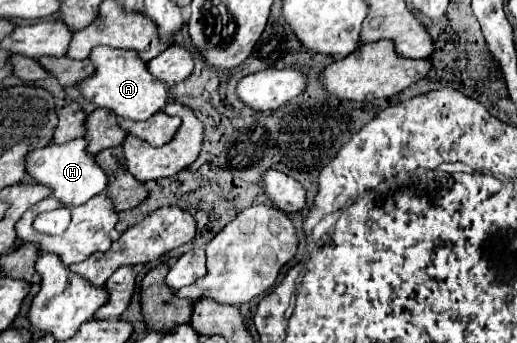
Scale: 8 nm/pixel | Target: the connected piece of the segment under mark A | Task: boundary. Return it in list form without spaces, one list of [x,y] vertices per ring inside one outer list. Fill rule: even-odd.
[[[96,46],[90,54],[90,60],[96,66],[96,76],[80,82],[82,94],[100,108],[114,110],[122,118],[130,120],[148,120],[158,114],[164,104],[170,100],[170,88],[164,82],[156,80],[148,72],[148,64],[136,56],[132,50],[116,50],[110,46]]]

